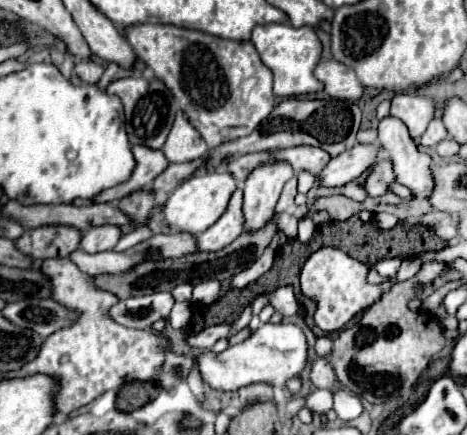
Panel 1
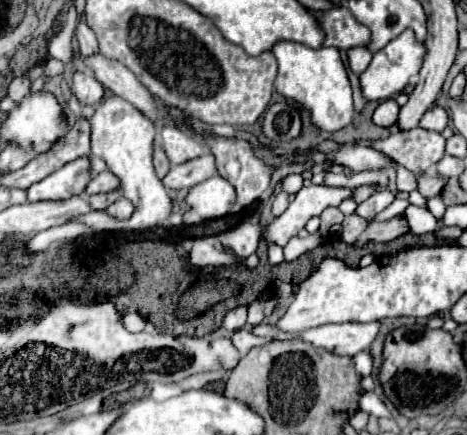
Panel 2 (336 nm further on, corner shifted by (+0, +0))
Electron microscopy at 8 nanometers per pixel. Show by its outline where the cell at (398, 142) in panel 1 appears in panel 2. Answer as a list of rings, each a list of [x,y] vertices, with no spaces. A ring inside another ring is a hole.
[[[387,99],[375,109],[373,123],[379,127],[391,127],[397,121],[397,113],[399,113],[399,105],[393,99]]]

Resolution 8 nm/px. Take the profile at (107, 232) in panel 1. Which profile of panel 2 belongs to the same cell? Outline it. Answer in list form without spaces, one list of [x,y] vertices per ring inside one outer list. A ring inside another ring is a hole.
[[[119,199],[107,209],[107,213],[115,219],[129,219],[133,215],[133,203],[129,203],[129,199]]]

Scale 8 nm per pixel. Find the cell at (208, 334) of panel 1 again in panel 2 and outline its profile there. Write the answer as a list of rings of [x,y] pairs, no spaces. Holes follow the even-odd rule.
[[[241,305],[241,307],[235,307],[231,309],[225,319],[223,319],[223,329],[229,331],[229,333],[235,333],[239,329],[243,329],[247,325],[247,305]]]

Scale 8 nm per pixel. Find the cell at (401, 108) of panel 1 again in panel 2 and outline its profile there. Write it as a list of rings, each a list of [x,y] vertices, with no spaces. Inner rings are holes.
[[[433,105],[433,107],[431,107],[431,109],[427,109],[427,111],[425,111],[425,115],[421,117],[419,127],[429,129],[429,131],[439,131],[439,133],[441,133],[441,131],[445,129],[447,121],[449,121],[447,111],[445,111],[443,107],[439,107],[439,105]]]

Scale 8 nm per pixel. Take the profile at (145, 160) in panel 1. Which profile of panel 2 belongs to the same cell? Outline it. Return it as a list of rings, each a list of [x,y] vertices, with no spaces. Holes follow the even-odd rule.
[[[79,157],[27,189],[29,201],[65,201],[83,195],[93,179],[91,157]]]

